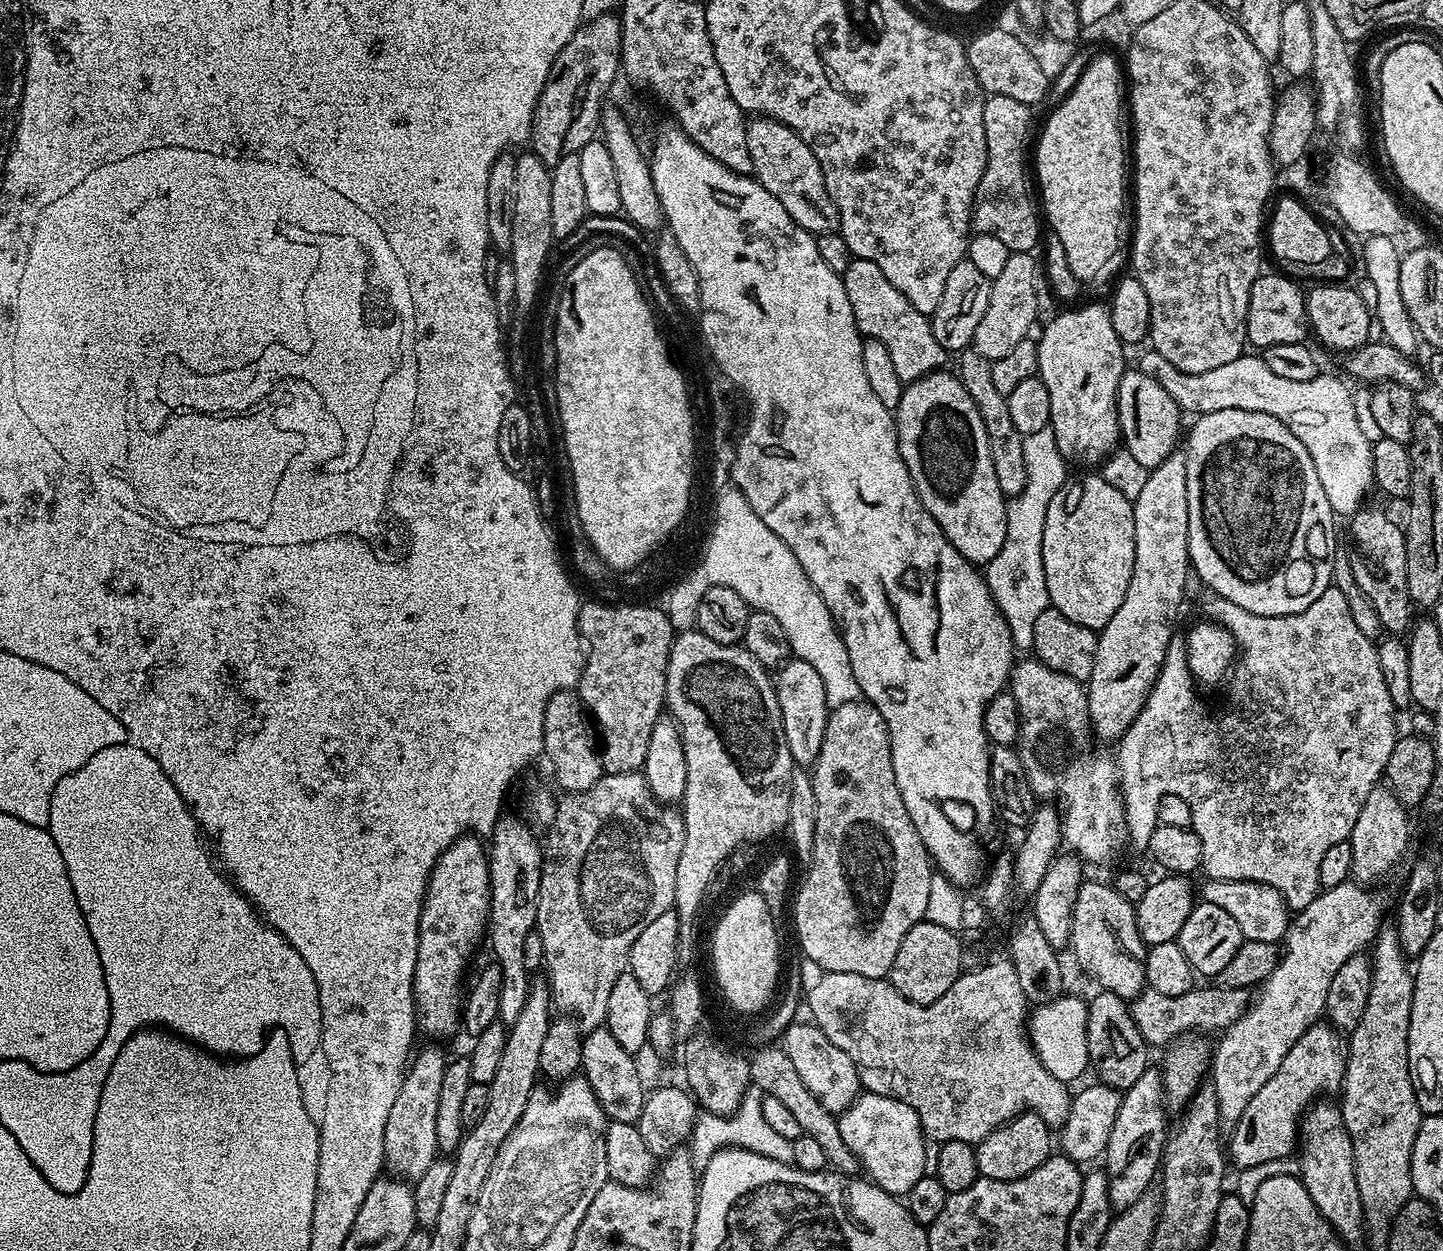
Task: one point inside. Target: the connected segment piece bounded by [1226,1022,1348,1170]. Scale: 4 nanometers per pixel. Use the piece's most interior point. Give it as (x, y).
(1316, 1064)

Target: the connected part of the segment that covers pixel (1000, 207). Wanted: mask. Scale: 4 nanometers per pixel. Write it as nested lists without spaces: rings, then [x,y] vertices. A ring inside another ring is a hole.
[[[989,95],[984,102],[984,109],[982,110],[982,126],[986,126],[986,150],[988,157],[986,158],[986,170],[982,170],[982,182],[978,182],[978,190],[976,197],[972,203],[972,232],[981,232],[982,234],[991,234],[994,238],[999,238],[1001,242],[1006,242],[1009,253],[1014,252],[1032,252],[1033,249],[1041,243],[1042,235],[1040,236],[1040,224],[1042,228],[1042,212],[1038,207],[1038,196],[1034,191],[1034,176],[1030,171],[1030,145],[1034,140],[1034,128],[1032,132],[1032,112],[1033,109],[1027,104],[1017,102],[1015,98],[1006,98],[1005,96]]]

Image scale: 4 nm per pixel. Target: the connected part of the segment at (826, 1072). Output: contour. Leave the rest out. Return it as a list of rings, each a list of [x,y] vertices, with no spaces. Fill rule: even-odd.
[[[793,1022],[784,1031],[784,1052],[790,1058],[790,1062],[794,1062],[794,1070],[798,1070],[806,1090],[810,1090],[810,1094],[814,1094],[814,1098],[818,1098],[818,1102],[822,1102],[826,1110],[833,1114],[845,1112],[862,1092],[860,1075],[854,1062],[844,1051],[838,1050],[838,1046],[834,1046],[834,1042],[830,1042],[830,1038],[826,1038],[826,1034],[822,1034],[822,1030],[816,1027],[815,1023],[800,1023]]]

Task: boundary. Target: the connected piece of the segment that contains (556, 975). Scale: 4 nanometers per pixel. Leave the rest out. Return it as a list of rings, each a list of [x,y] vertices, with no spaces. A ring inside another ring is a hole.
[[[627,772],[613,776],[605,774],[600,777],[597,784],[590,786],[590,790],[561,795],[556,804],[556,813],[552,823],[547,825],[546,832],[548,832],[548,841],[545,839],[542,844],[542,871],[536,895],[536,927],[534,931],[542,938],[543,967],[548,968],[546,983],[552,995],[553,1009],[557,1013],[567,1014],[574,1018],[576,1023],[580,1025],[581,1033],[587,1034],[601,1027],[607,1021],[610,990],[614,990],[614,982],[618,982],[620,975],[627,969],[628,955],[632,949],[634,938],[638,938],[638,934],[642,934],[642,930],[646,930],[646,926],[650,926],[650,922],[654,922],[654,918],[673,911],[674,877],[678,871],[678,854],[682,854],[684,818],[675,807],[661,806],[653,798],[646,778],[640,772]]]

